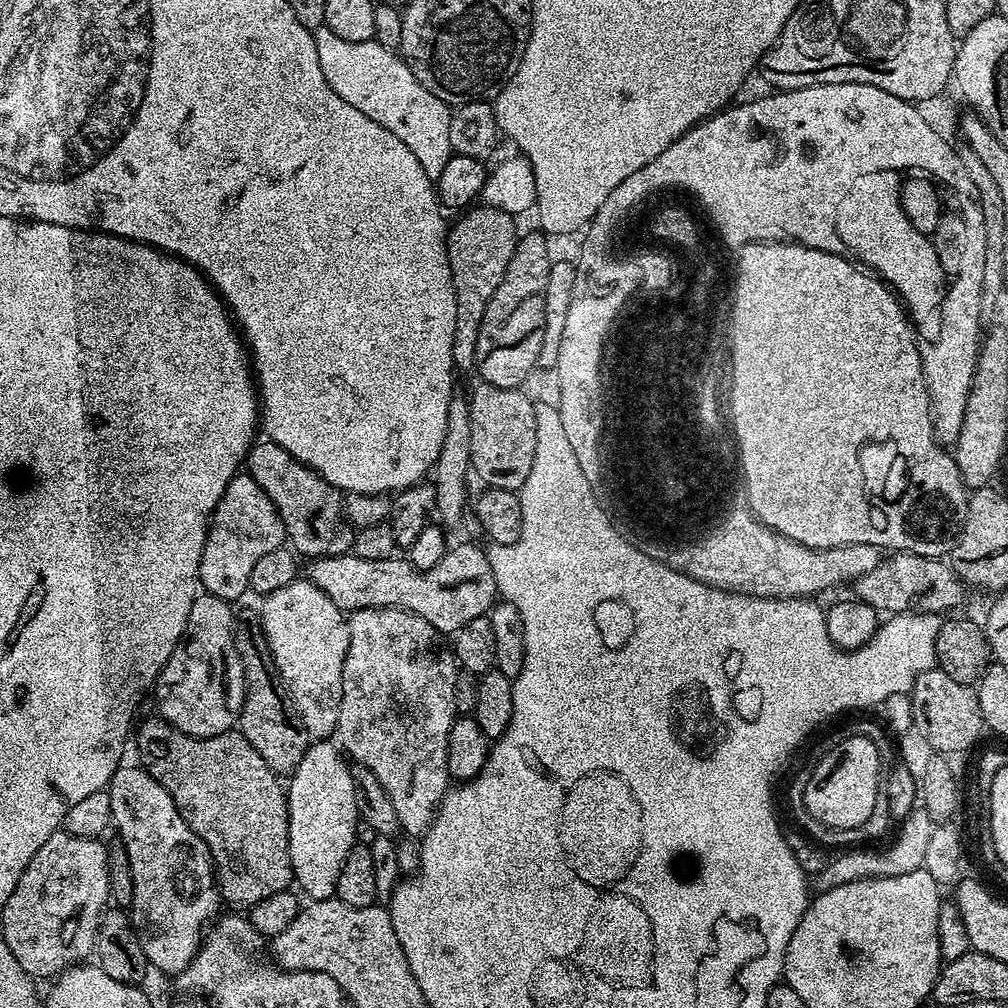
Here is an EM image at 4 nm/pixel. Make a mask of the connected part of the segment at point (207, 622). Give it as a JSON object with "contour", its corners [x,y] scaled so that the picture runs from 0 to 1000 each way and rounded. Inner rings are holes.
{"contour":[[[195,590],[183,632],[153,680],[158,713],[198,734],[231,725],[242,699],[242,662],[234,644],[230,603],[227,596],[215,591]]]}

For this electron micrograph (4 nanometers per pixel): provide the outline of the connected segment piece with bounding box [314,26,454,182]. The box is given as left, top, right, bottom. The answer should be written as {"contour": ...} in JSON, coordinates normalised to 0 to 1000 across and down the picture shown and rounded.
{"contour":[[[320,26],[313,29],[312,35],[315,62],[327,89],[331,89],[339,101],[347,101],[351,109],[359,109],[363,117],[371,117],[375,125],[396,137],[407,153],[415,157],[419,169],[423,169],[423,177],[430,181],[438,177],[442,161],[446,161],[450,154],[446,141],[448,107],[444,102],[435,97],[435,93],[423,89],[423,85],[411,77],[411,69],[407,69],[400,56],[379,46],[372,38],[363,42],[343,42],[343,38],[335,38],[331,30]]]}

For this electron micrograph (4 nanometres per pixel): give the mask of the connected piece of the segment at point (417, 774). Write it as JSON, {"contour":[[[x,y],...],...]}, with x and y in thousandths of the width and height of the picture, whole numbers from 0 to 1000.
{"contour":[[[360,603],[348,608],[343,618],[345,644],[339,661],[339,696],[332,724],[332,729],[337,730],[336,741],[379,776],[379,784],[387,788],[387,796],[395,807],[398,822],[406,830],[420,830],[446,781],[444,733],[446,720],[450,720],[454,709],[450,696],[452,652],[447,642],[440,643],[438,628],[423,613],[398,603]]]}

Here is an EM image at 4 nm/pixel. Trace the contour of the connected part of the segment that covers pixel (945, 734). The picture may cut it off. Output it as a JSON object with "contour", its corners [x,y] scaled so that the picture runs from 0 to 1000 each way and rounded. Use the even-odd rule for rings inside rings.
{"contour":[[[932,662],[916,667],[905,678],[903,691],[905,698],[903,714],[908,725],[917,729],[923,740],[932,745],[956,748],[959,742],[967,740],[972,725],[974,727],[977,725],[978,719],[974,712],[974,704],[970,700],[967,682],[946,677],[946,674],[935,667]]]}

